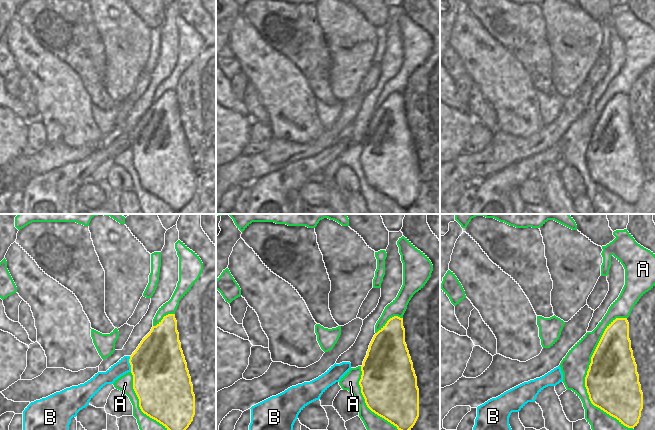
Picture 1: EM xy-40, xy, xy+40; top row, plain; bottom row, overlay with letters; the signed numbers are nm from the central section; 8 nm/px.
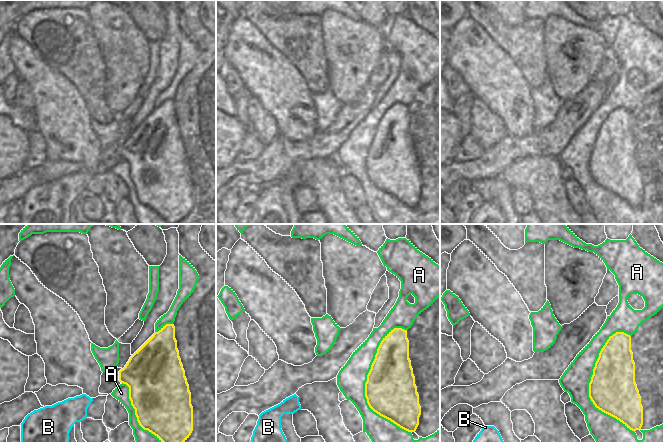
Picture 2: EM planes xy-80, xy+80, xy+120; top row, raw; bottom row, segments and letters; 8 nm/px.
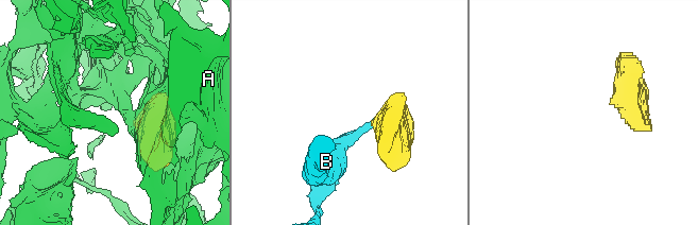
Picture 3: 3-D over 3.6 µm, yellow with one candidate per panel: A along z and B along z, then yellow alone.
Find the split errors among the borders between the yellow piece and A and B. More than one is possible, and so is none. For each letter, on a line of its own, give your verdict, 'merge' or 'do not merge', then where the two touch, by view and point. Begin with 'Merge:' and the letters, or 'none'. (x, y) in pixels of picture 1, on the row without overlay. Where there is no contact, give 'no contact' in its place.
Merge: B
A: do not merge; meets yellow in xy+40 at (585, 156)
B: merge; meets yellow in xy-40 at (130, 140)

